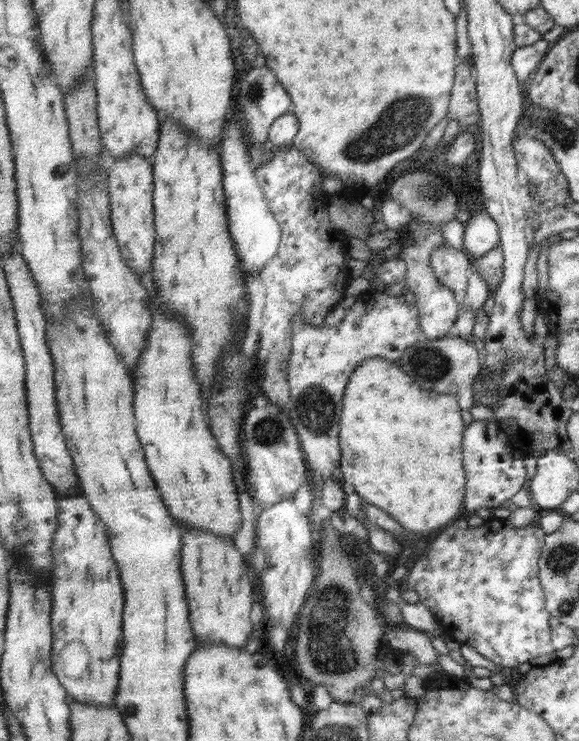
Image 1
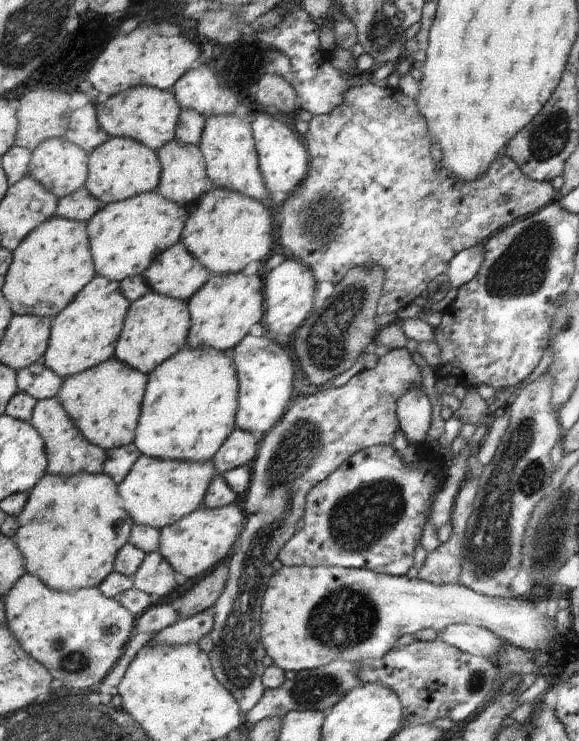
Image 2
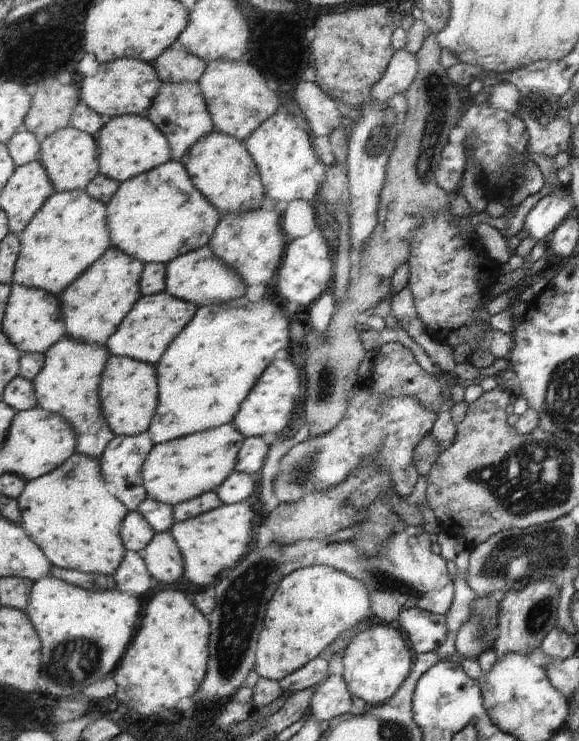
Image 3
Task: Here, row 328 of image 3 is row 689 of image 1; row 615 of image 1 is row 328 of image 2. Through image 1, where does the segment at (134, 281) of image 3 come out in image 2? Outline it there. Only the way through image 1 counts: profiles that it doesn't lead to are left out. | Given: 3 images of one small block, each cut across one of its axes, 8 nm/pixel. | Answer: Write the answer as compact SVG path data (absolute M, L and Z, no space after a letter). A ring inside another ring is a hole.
M103 276L96 278L52 322L50 347L43 363L63 380L86 372L116 357L116 347L124 332L124 325L132 303L122 294L121 284Z

